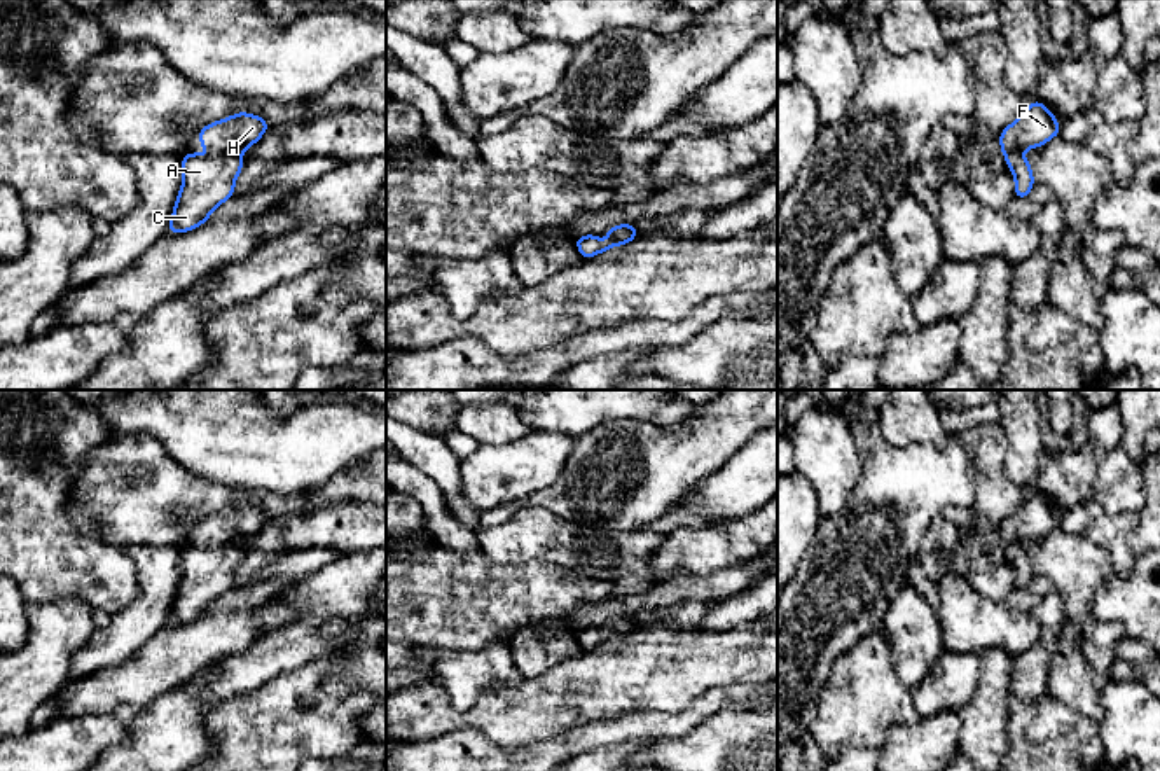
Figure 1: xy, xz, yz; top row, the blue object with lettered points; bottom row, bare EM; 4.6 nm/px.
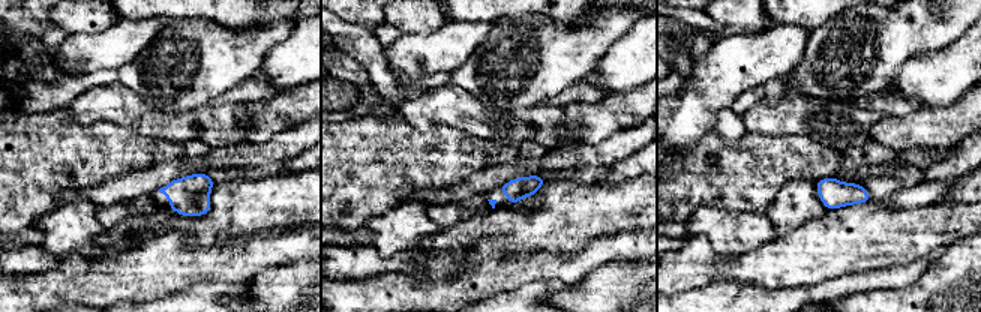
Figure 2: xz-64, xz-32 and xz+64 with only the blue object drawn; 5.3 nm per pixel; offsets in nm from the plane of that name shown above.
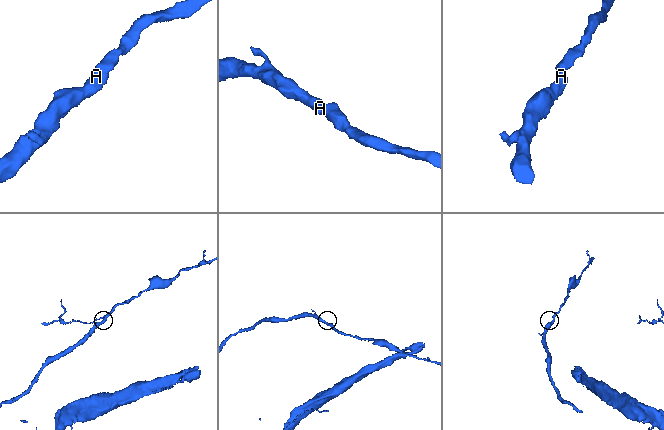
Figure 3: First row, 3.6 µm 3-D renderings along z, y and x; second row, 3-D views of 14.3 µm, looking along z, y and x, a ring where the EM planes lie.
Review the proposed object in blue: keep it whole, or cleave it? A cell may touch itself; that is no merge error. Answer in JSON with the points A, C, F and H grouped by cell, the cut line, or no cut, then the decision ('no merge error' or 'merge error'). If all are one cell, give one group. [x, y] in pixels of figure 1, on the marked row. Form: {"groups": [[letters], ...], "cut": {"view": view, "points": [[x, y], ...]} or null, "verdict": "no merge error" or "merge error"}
{"groups": [["A", "C", "F", "H"]], "cut": null, "verdict": "no merge error"}

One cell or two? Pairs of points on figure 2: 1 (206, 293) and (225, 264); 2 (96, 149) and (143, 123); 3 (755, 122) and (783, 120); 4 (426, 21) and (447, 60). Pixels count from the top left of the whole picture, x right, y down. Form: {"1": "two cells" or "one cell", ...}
{"1": "two cells", "2": "two cells", "3": "one cell", "4": "two cells"}

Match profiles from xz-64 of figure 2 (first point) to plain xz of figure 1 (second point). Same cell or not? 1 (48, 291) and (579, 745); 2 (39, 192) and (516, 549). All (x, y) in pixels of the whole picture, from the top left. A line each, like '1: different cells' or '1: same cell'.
1: same cell
2: different cells

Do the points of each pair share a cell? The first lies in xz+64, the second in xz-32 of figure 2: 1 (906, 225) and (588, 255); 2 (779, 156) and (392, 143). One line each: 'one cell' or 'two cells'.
1: two cells
2: one cell

